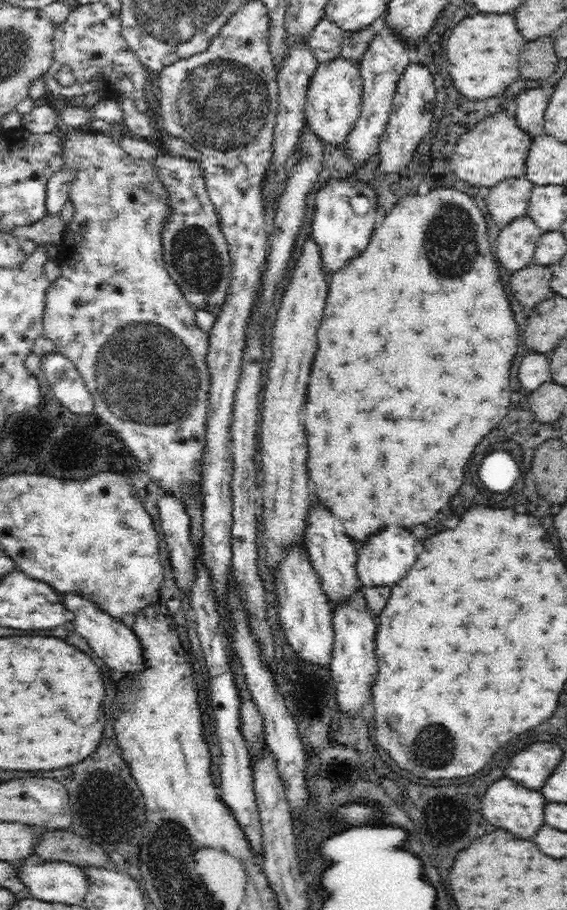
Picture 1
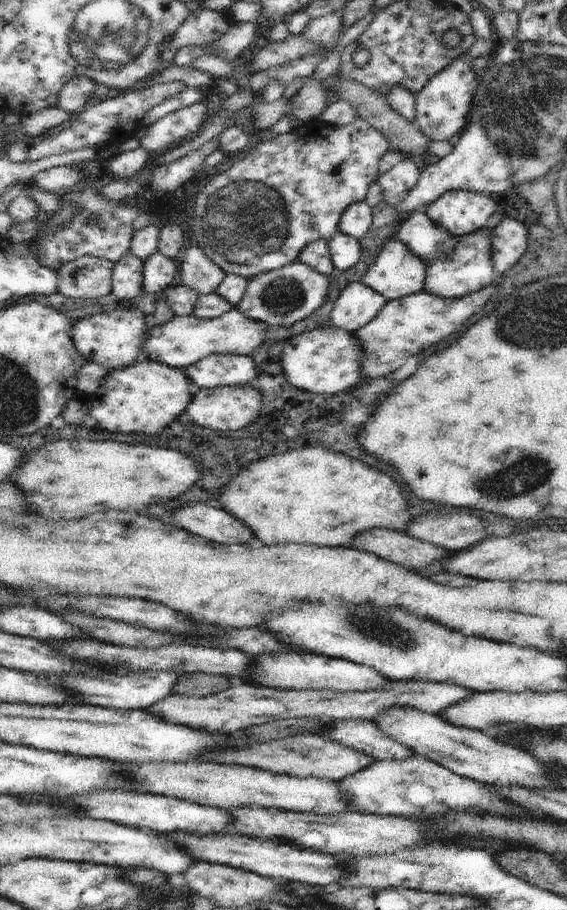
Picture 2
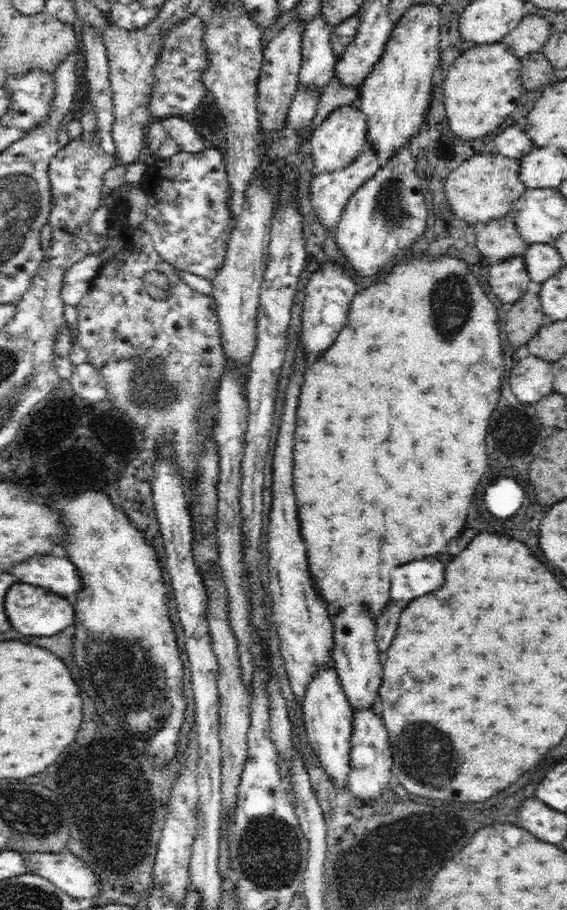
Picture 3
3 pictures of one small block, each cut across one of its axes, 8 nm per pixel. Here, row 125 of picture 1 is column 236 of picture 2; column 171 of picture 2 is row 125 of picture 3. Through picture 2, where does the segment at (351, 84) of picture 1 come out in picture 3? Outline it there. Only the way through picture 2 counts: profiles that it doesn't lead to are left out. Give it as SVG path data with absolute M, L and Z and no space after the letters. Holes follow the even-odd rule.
M349 106L338 108L335 112L332 112L312 133L307 151L311 153L313 158L311 166L313 175L346 168L360 156L364 146L368 145L365 114Z

